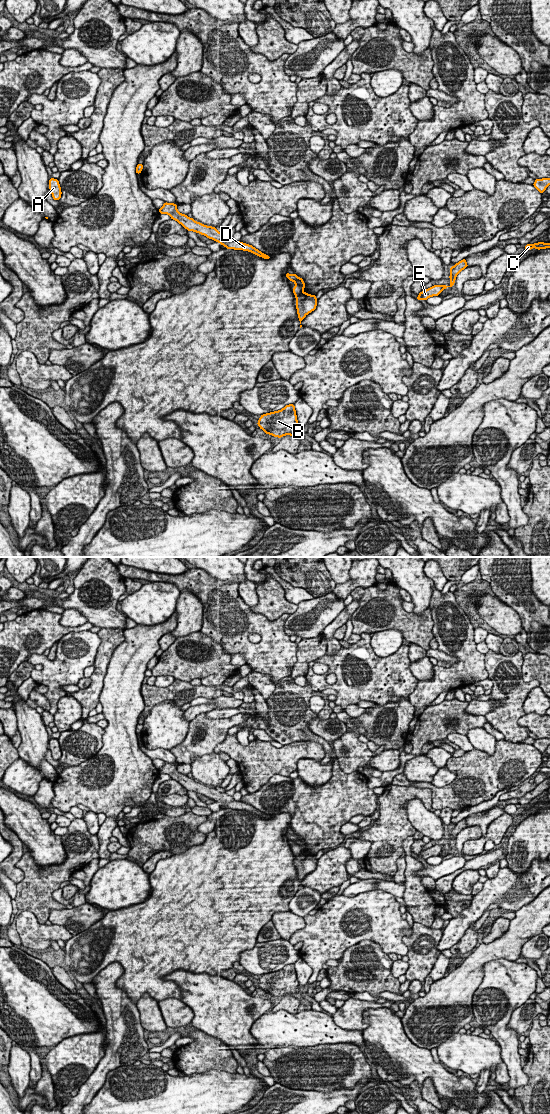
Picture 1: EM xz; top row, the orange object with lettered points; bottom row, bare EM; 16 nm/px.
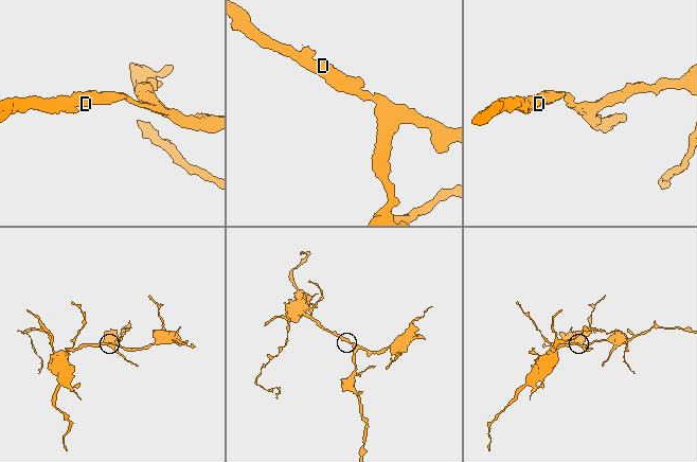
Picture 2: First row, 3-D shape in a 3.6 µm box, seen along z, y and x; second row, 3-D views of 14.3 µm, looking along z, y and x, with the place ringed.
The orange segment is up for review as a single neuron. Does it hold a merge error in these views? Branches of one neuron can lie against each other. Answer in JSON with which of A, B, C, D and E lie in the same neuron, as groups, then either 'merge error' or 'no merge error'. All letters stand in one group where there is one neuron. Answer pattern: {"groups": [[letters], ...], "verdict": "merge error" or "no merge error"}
{"groups": [["A", "B", "C", "D", "E"]], "verdict": "no merge error"}

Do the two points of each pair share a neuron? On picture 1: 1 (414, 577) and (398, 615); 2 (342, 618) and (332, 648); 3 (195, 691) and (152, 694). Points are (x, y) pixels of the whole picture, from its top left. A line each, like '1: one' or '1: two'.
1: two
2: one
3: one

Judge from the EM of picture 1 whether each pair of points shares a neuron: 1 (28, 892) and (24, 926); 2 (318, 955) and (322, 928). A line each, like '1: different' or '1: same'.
1: different
2: same

